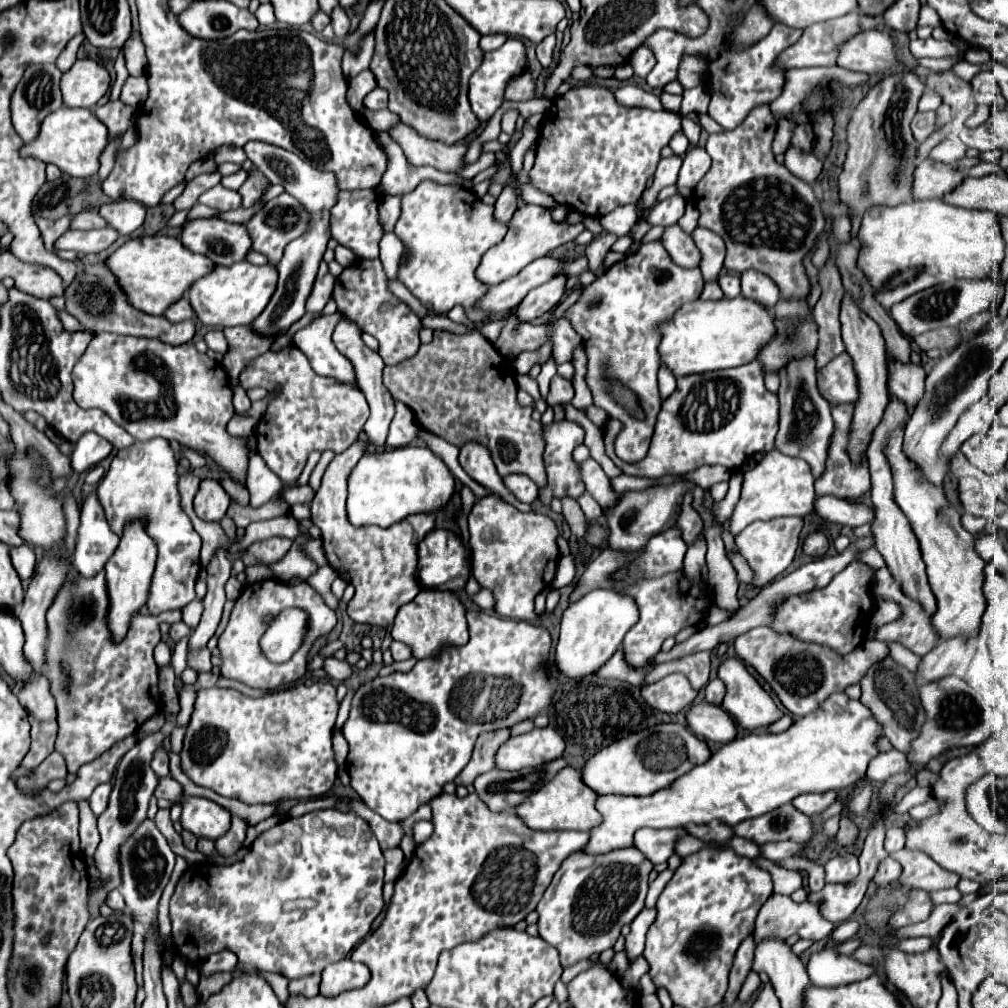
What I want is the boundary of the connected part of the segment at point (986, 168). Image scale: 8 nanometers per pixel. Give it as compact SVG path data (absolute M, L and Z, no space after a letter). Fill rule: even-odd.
M980 162L980 164L976 164L976 166L972 166L972 168L968 170L968 176L984 176L984 174L994 172L994 170L1004 169L1002 169L997 163Z

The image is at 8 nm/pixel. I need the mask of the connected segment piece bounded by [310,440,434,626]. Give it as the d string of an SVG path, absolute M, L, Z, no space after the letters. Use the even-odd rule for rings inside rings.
M356 440L348 450L336 454L334 460L326 466L322 484L310 504L312 522L322 530L322 546L330 566L340 578L352 582L356 588L354 598L350 600L346 612L354 622L372 624L372 626L390 626L394 622L400 606L408 604L418 592L420 586L414 578L416 574L416 546L418 542L434 528L434 514L412 514L402 522L396 522L390 528L364 526L354 528L346 520L346 474L362 458L364 450L370 446L370 440Z

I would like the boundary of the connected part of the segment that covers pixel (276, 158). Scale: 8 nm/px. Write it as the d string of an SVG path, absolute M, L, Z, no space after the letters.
M248 142L248 146L244 150L246 150L246 156L254 162L254 166L258 170L262 170L262 174L266 174L270 184L280 184L290 196L294 196L304 206L304 210L310 216L306 232L286 246L284 256L276 266L278 286L276 286L274 296L270 298L266 310L258 316L258 320L252 322L252 328L256 332L270 336L270 334L290 328L306 312L304 304L312 290L312 284L314 284L314 278L318 272L318 264L322 260L326 244L330 240L330 210L336 204L336 196L340 190L338 190L334 172L322 172L322 170L314 168L310 162L298 158L296 154L292 154L288 150L282 150L278 146L270 146L270 144L262 144L262 142Z

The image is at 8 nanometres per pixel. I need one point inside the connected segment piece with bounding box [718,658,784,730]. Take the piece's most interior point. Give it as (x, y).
(753, 708)

